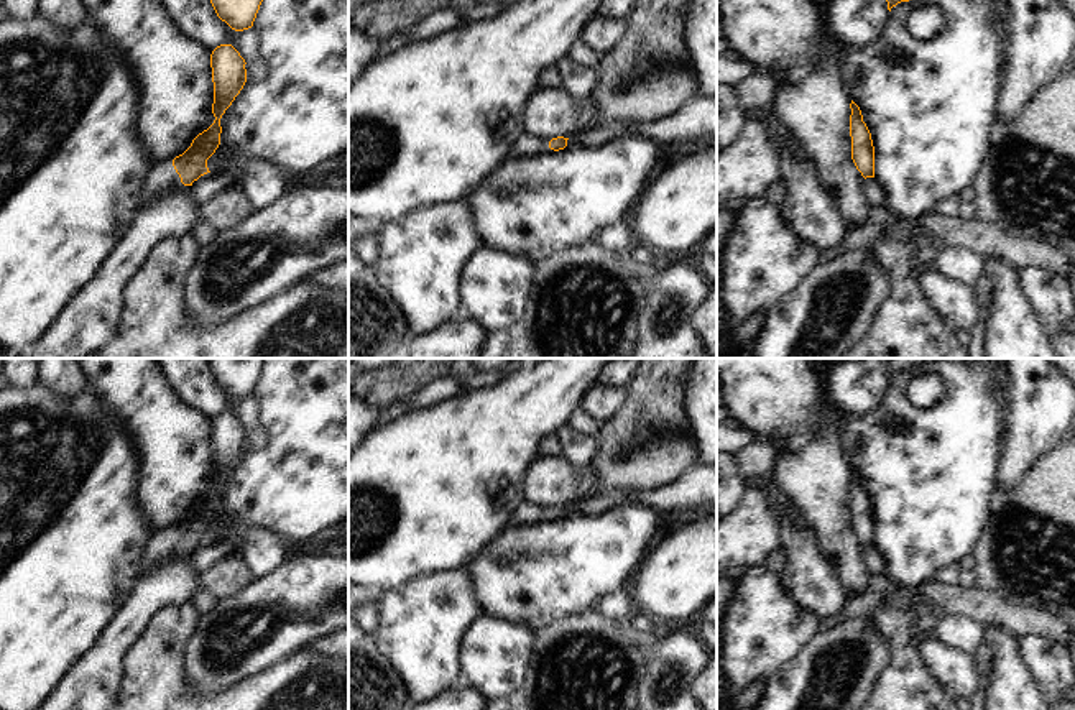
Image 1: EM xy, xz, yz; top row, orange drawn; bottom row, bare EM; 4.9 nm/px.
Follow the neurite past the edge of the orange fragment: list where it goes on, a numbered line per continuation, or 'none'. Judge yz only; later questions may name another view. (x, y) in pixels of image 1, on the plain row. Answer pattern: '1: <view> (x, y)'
none

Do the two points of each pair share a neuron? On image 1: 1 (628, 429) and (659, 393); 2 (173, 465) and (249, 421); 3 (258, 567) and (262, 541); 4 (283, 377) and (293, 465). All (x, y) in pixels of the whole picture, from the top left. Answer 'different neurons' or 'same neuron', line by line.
1: same neuron
2: different neurons
3: same neuron
4: same neuron

